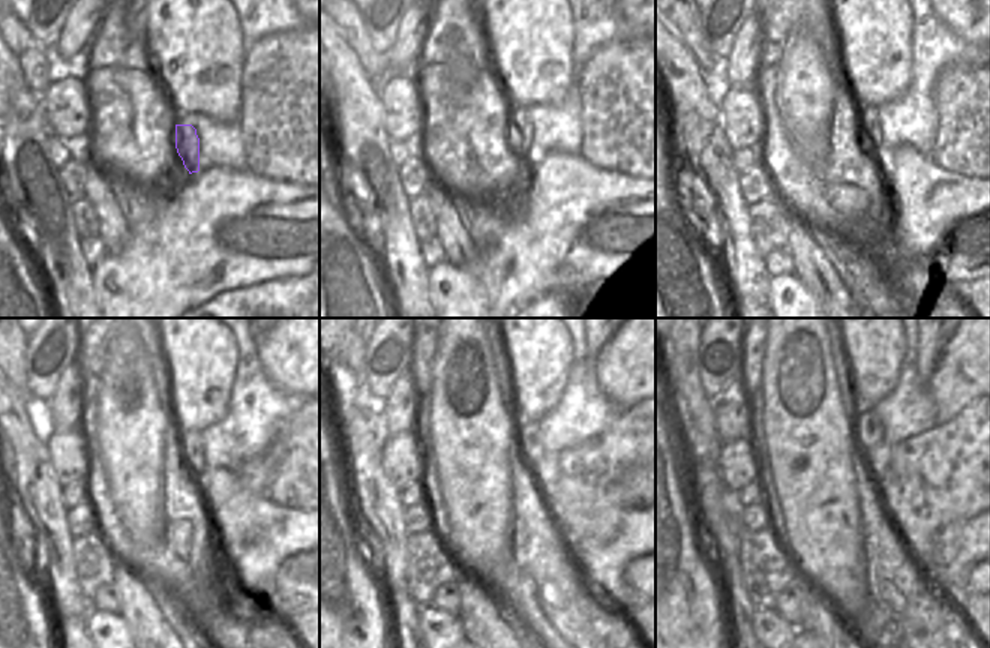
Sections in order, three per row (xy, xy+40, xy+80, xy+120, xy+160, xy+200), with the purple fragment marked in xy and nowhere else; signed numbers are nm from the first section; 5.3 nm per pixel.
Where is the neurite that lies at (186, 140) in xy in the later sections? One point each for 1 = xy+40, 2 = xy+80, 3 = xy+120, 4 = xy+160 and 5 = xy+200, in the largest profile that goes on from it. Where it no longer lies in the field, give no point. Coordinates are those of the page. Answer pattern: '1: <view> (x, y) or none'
1: xy+40 (524, 123)
2: xy+80 (866, 116)
3: xy+120 (191, 441)
4: xy+160 (528, 434)
5: xy+200 (869, 431)

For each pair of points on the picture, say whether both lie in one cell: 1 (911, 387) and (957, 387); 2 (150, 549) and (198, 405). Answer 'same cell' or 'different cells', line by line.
1: different cells
2: different cells

